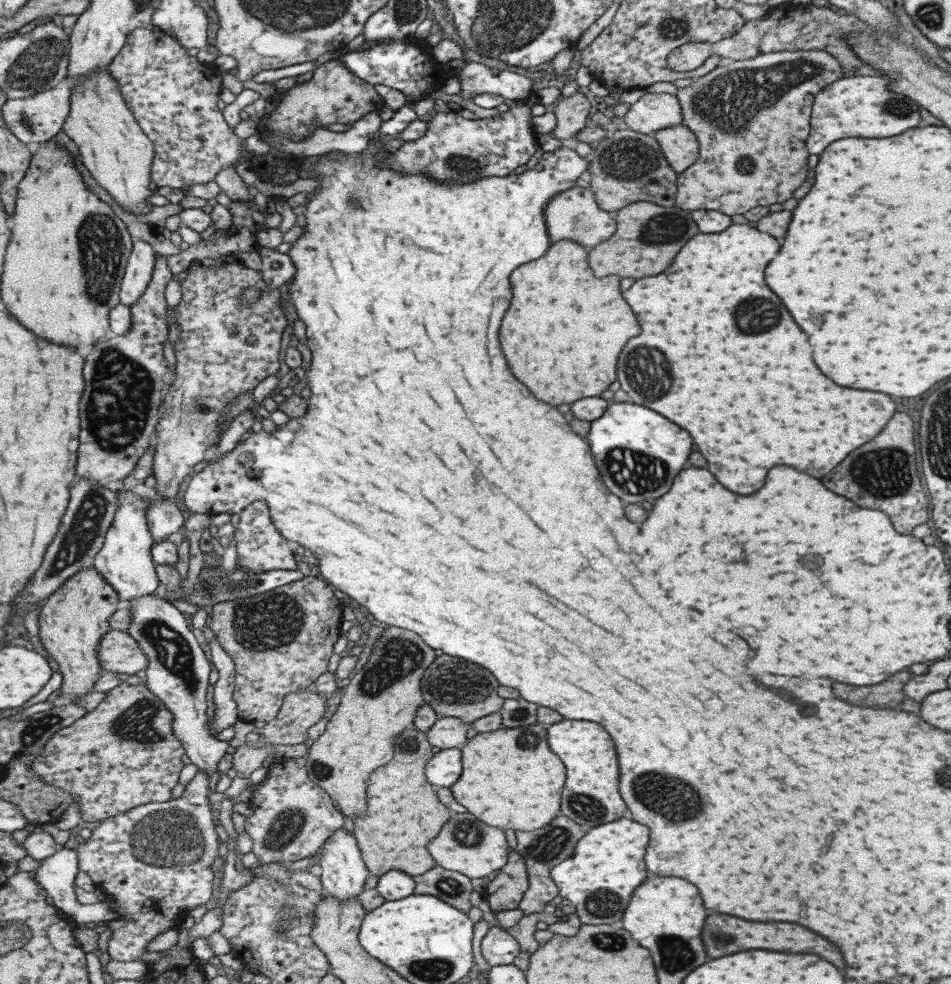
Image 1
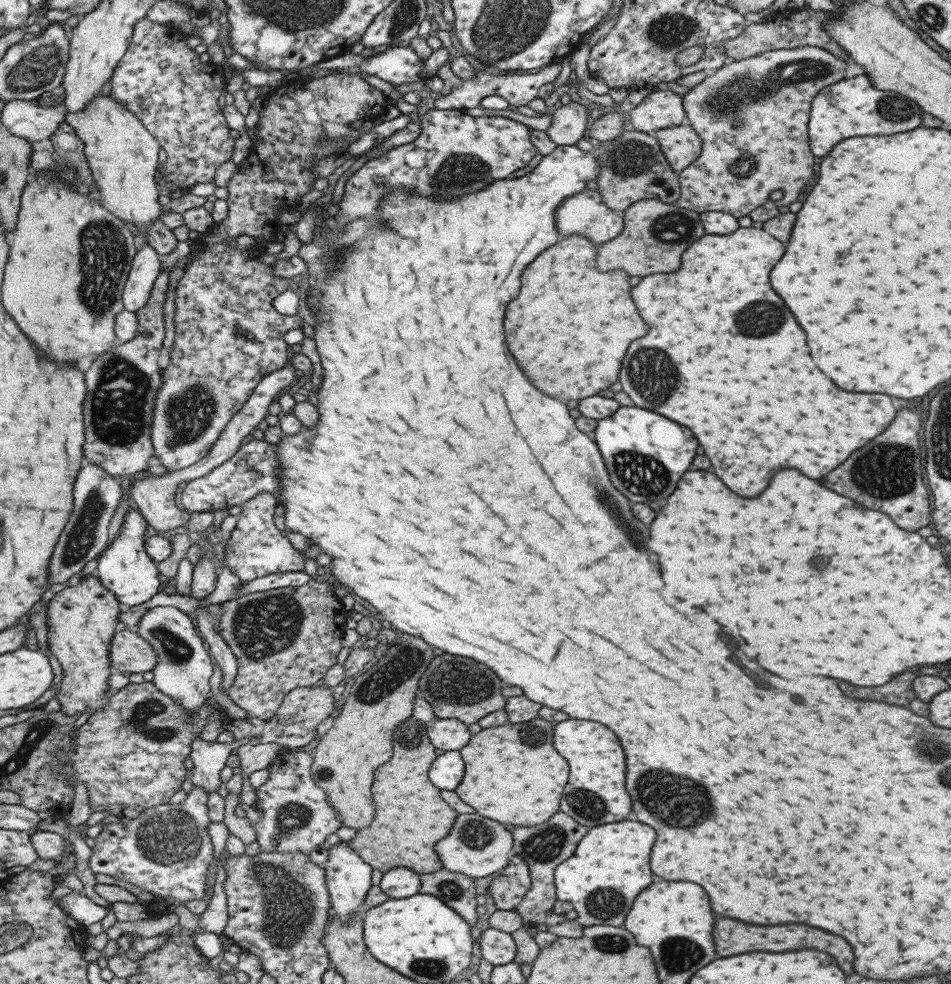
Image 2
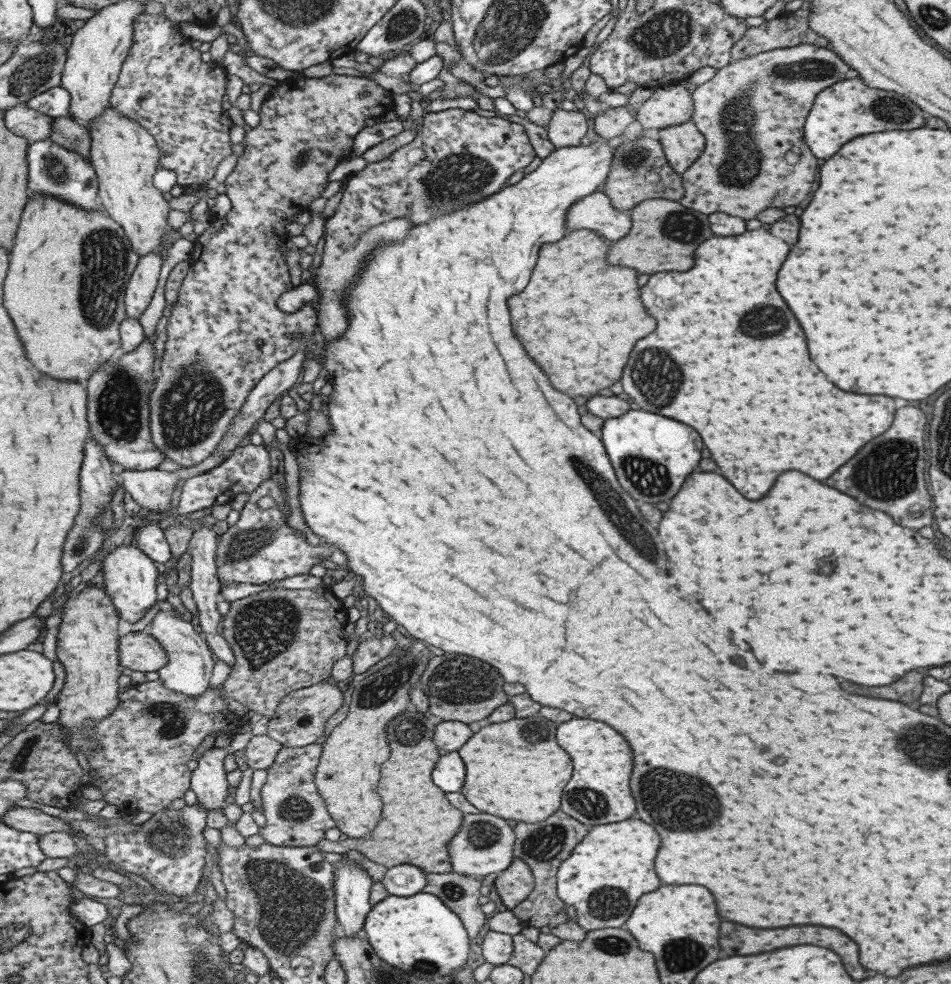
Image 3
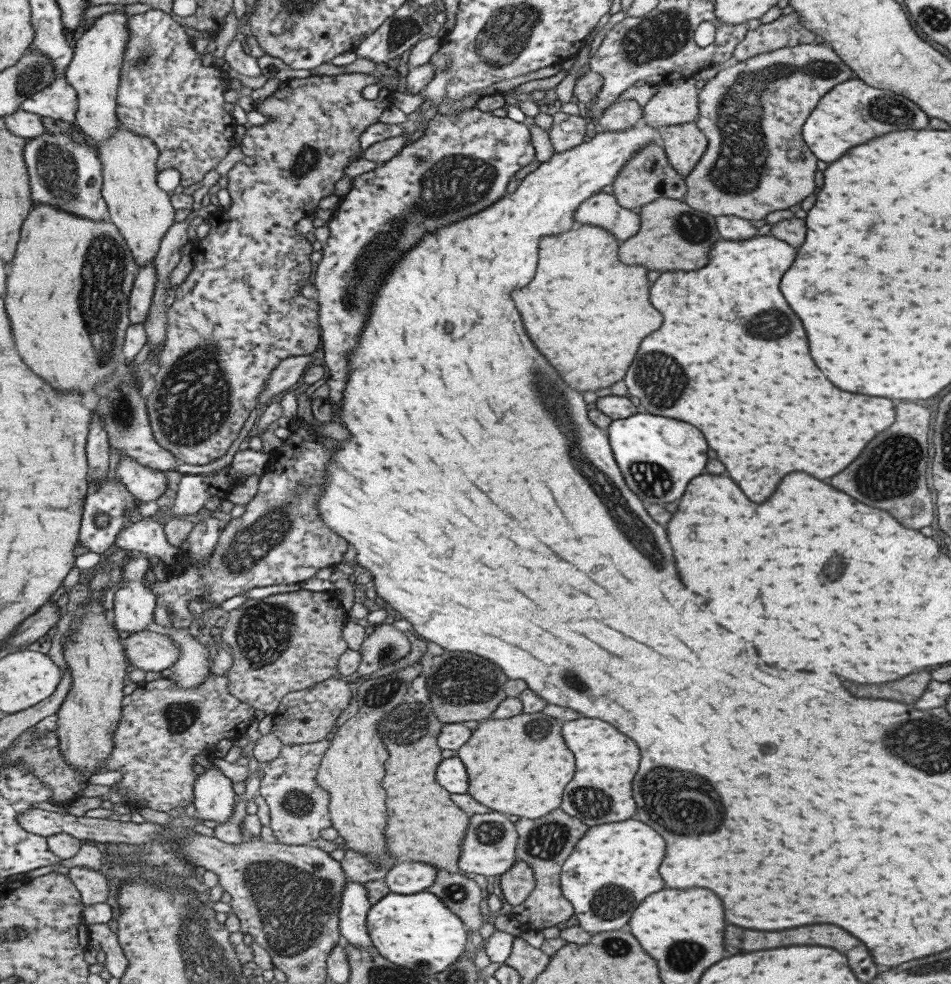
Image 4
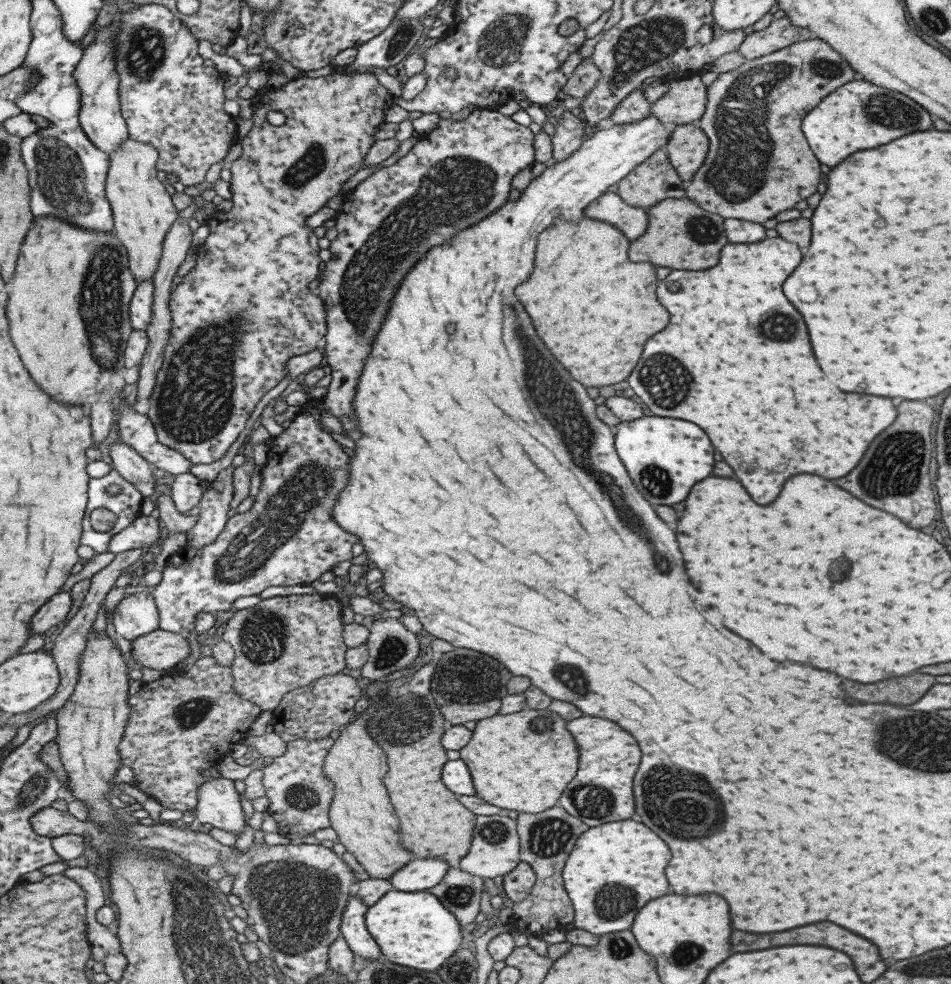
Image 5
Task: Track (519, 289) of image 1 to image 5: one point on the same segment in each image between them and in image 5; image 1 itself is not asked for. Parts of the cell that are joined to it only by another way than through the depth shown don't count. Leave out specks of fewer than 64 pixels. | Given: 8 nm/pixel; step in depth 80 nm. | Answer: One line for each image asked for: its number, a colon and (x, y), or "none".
2: (565, 309)
3: (578, 318)
4: (587, 323)
5: (594, 319)

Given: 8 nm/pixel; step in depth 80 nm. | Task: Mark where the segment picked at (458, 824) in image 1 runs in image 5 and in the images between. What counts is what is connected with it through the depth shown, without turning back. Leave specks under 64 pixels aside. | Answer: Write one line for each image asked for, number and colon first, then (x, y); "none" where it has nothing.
2: (475, 846)
3: (483, 844)
4: (487, 847)
5: (493, 851)

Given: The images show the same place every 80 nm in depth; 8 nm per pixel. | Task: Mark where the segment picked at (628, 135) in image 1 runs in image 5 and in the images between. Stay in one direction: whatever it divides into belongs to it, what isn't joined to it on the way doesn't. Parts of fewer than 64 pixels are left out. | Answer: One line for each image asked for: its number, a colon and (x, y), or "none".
2: (631, 167)
3: (639, 171)
4: (646, 175)
5: (652, 180)

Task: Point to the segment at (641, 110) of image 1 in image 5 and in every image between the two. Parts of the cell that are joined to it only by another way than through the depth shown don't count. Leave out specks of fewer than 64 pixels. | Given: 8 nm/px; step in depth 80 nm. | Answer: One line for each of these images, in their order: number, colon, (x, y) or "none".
2: (661, 109)
3: (669, 105)
4: (674, 103)
5: (684, 102)

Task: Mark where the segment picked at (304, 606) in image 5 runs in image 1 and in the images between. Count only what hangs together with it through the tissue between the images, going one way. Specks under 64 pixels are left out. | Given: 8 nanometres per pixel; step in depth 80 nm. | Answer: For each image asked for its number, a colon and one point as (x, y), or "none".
1: (280, 641)
2: (282, 639)
3: (281, 640)
4: (279, 644)

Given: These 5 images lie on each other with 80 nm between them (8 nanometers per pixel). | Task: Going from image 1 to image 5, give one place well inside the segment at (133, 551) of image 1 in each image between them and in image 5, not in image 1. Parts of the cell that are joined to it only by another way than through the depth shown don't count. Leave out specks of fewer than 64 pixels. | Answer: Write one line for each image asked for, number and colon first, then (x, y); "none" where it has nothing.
2: (123, 567)
3: (129, 577)
4: (133, 603)
5: (136, 615)

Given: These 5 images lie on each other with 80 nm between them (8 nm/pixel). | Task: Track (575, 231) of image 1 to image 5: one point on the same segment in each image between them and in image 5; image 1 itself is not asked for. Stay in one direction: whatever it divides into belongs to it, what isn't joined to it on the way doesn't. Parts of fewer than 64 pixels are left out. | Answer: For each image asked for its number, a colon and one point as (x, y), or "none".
2: (583, 213)
3: (594, 212)
4: (601, 210)
5: (630, 220)

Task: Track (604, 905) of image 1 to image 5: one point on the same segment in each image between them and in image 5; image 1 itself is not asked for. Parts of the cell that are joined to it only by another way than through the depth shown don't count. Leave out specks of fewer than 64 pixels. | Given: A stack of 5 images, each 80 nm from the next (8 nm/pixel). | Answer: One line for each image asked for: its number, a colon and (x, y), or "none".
2: (610, 866)
3: (603, 877)
4: (613, 867)
5: (621, 863)

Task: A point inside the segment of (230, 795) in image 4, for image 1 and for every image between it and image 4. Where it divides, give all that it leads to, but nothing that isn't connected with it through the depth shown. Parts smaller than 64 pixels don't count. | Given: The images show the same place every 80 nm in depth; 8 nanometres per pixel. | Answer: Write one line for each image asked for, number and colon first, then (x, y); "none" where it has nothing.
1: (177, 671)
2: (208, 758)
3: (207, 781)

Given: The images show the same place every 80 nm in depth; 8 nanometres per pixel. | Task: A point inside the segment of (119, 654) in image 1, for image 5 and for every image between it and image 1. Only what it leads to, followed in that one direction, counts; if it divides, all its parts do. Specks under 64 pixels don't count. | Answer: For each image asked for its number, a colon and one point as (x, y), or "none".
2: (128, 653)
3: (140, 652)
4: (148, 651)
5: (159, 650)

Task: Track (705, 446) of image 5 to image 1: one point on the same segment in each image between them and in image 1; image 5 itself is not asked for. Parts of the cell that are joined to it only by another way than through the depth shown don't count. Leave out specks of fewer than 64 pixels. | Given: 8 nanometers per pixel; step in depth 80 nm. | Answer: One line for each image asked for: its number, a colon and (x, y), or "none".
1: (637, 452)
2: (624, 438)
3: (630, 440)
4: (643, 445)

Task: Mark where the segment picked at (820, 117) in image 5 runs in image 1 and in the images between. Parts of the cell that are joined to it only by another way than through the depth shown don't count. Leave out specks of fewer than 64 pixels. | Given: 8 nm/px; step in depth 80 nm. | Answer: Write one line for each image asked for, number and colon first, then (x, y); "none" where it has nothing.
1: (861, 106)
2: (847, 108)
3: (848, 108)
4: (850, 112)

